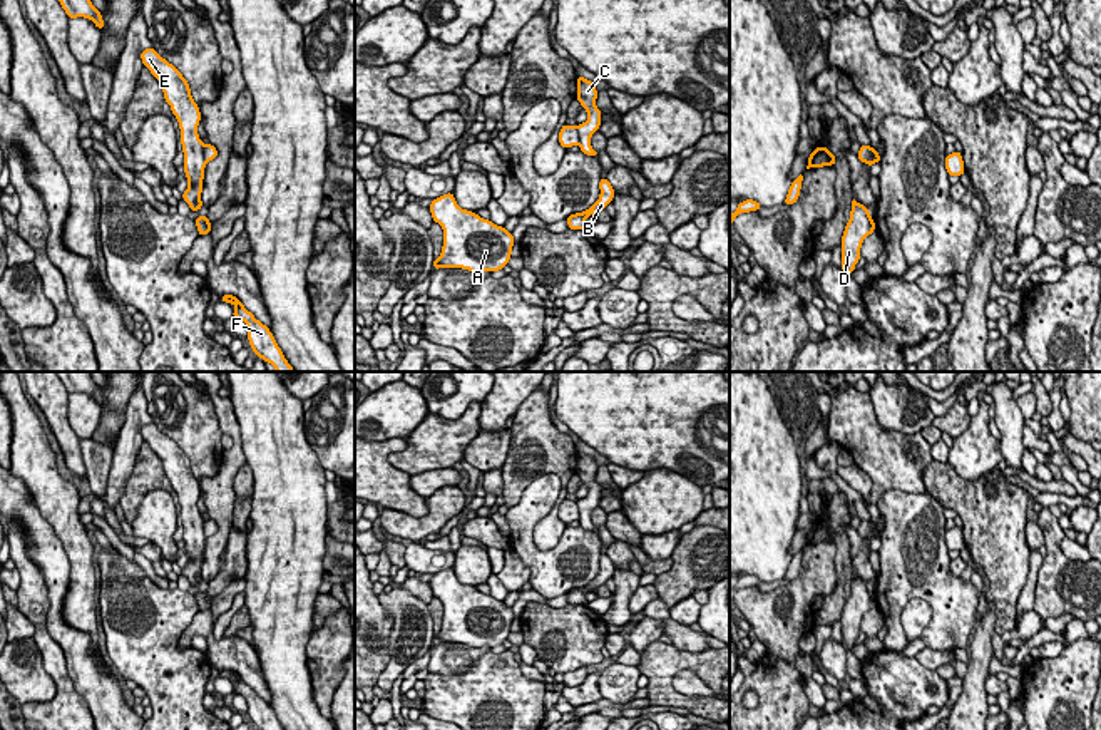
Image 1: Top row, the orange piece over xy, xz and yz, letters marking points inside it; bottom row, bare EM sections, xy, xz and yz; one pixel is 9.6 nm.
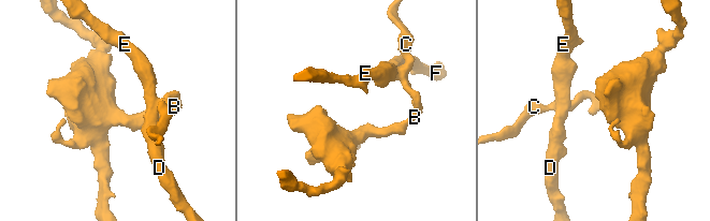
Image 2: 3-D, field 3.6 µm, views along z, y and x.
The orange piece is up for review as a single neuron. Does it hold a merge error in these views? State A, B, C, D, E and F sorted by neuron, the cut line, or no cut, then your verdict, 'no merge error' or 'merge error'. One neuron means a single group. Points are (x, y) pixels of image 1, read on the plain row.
A B C / D E F; cut in xy along (203, 521), (203, 533), (206, 536); merge error

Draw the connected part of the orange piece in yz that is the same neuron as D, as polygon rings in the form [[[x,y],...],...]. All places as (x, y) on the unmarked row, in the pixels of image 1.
[[[852,576],[850,596],[842,611],[842,646],[845,651],[852,650],[858,638],[862,616],[875,606],[873,593],[868,583],[862,578]]]

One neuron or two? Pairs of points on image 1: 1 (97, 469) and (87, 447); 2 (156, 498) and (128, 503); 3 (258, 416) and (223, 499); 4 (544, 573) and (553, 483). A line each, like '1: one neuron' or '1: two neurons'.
1: one neuron
2: two neurons
3: two neurons
4: one neuron

